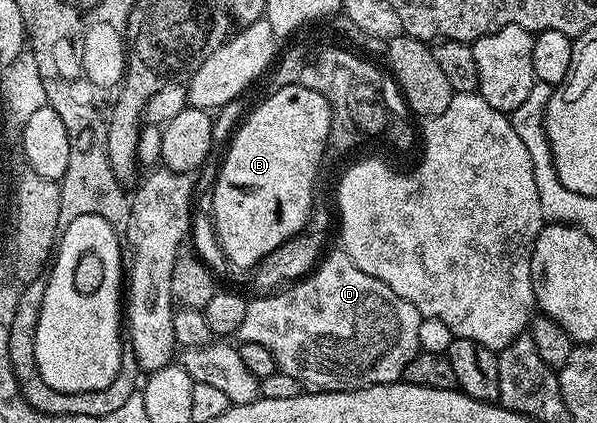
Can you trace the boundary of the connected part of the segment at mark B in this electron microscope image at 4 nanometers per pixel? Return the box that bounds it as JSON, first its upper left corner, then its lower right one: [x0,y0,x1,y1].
[211,84,333,267]

